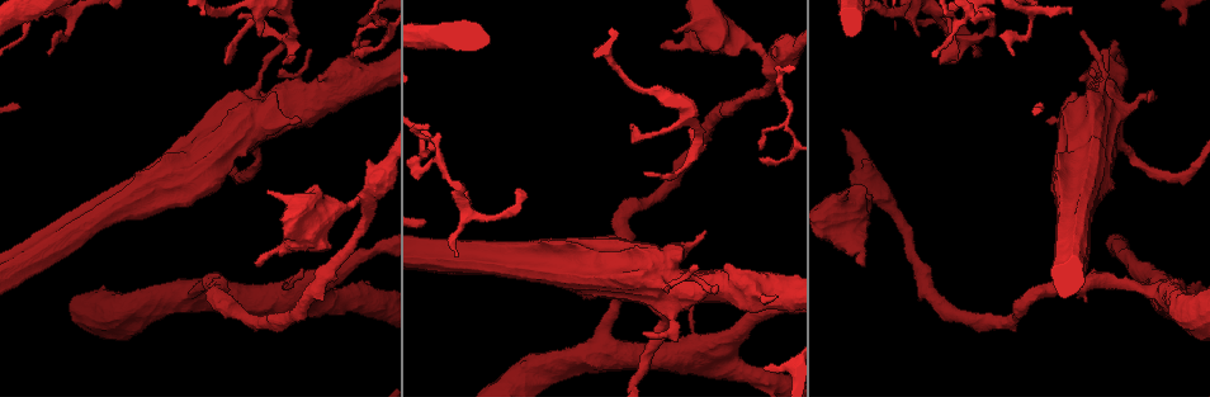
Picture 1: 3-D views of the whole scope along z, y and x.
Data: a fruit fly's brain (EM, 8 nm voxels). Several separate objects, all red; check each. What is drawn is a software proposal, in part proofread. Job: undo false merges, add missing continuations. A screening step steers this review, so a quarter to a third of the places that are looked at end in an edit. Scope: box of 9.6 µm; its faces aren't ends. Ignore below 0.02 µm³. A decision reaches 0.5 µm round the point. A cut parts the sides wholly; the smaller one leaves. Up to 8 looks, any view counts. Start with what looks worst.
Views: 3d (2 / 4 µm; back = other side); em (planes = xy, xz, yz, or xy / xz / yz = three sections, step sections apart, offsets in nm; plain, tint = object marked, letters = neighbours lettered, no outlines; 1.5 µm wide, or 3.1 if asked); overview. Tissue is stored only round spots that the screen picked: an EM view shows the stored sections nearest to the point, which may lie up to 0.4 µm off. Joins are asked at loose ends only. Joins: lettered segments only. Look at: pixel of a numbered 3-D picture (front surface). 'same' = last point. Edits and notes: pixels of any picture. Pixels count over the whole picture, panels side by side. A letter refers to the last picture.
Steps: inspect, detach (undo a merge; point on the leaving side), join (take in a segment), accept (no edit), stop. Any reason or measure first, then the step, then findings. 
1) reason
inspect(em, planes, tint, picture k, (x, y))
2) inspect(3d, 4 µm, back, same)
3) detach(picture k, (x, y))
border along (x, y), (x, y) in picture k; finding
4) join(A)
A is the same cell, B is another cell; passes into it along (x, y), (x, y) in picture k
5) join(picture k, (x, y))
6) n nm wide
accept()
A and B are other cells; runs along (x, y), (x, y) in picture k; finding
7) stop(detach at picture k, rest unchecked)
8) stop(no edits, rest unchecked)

an open end
inspect(em, planes, letters, picture 1, (662, 46))

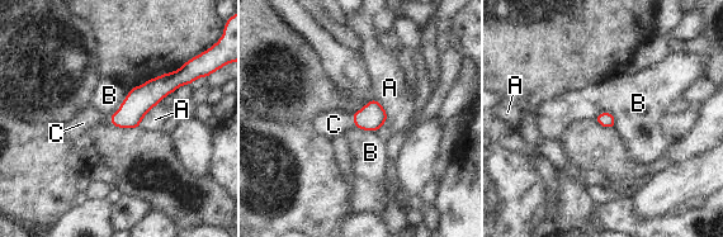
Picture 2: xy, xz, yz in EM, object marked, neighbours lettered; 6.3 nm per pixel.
A touches over 220 nm
join(C)
C is the same cell, A and B are other cells; the neuron continues

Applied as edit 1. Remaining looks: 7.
see it whole again
inspect(overview)

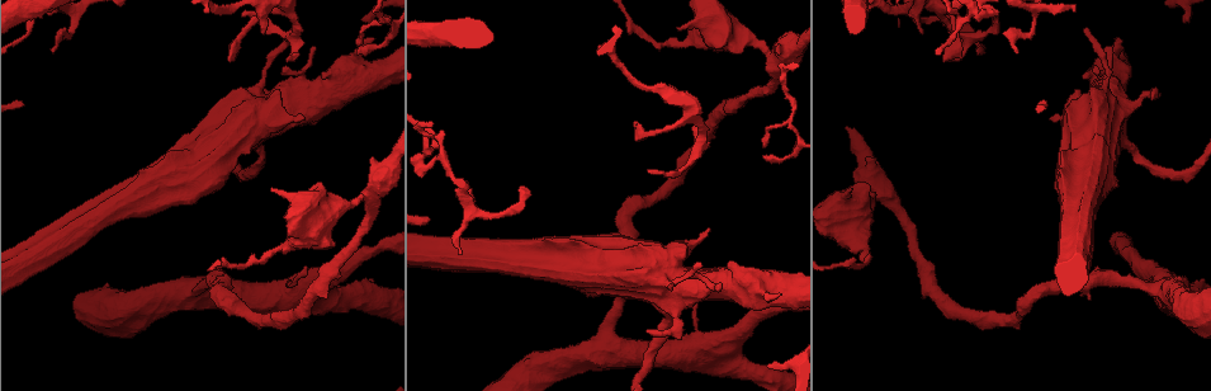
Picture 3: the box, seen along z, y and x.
an open end
inspect(em, xy, step 4, tint, picture 3, (232, 61))

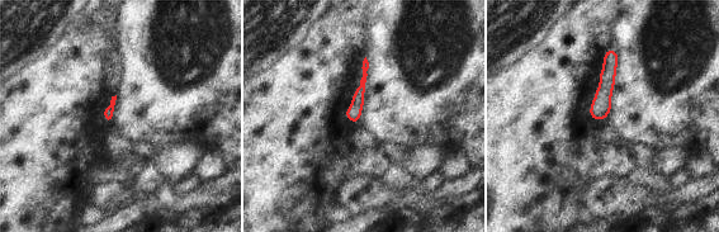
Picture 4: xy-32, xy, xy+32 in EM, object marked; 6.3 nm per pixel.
another direction
inspect(em, planes, letters, same)

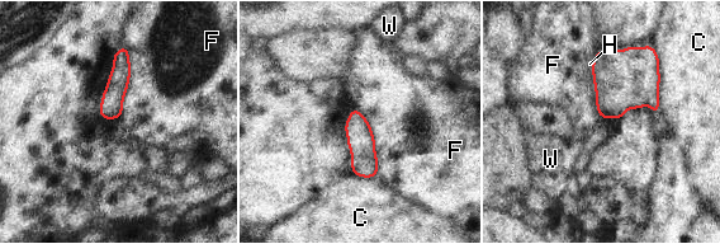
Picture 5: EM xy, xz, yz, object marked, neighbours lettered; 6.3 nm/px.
140 nm wide
accept()
C, F, H and W are other cells; border along (124, 46), (129, 84), (118, 118) in picture 5; no lettered segment goes on from it

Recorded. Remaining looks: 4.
stop(join at picture 2, rest unchecked)

